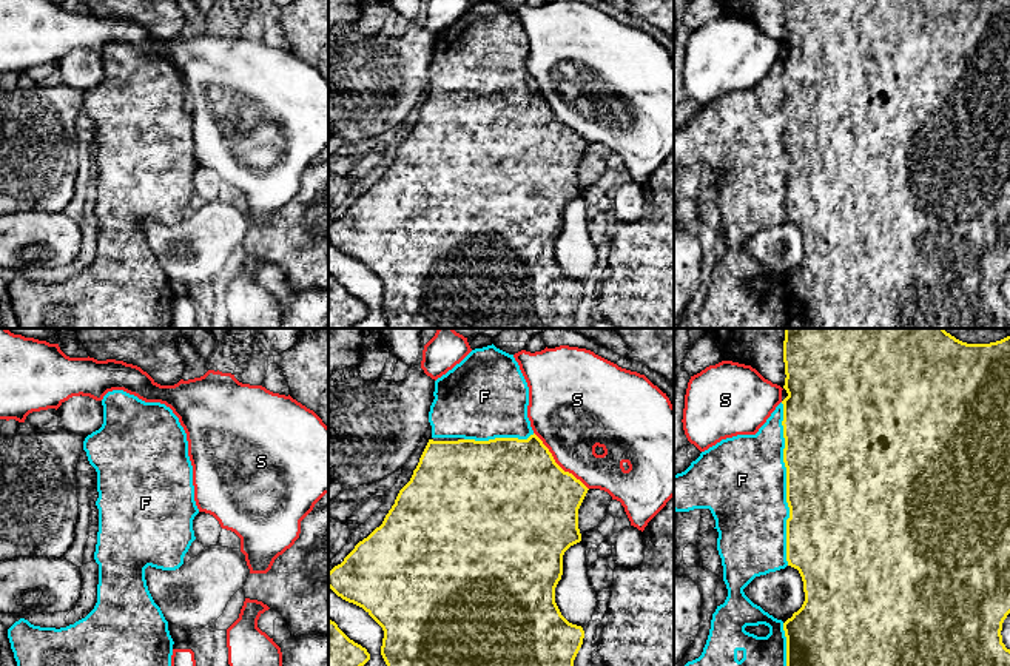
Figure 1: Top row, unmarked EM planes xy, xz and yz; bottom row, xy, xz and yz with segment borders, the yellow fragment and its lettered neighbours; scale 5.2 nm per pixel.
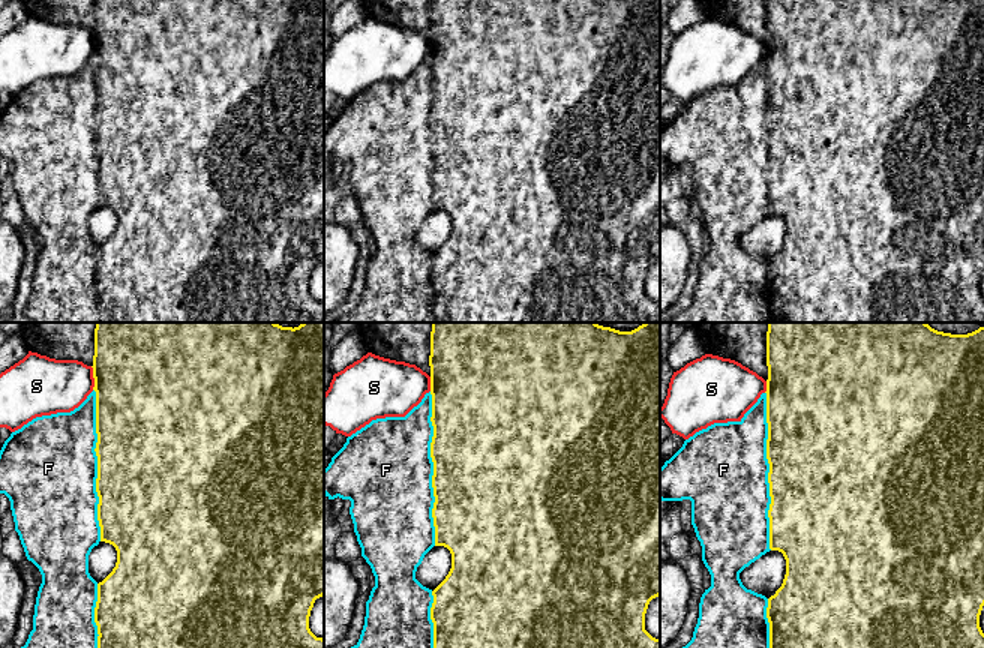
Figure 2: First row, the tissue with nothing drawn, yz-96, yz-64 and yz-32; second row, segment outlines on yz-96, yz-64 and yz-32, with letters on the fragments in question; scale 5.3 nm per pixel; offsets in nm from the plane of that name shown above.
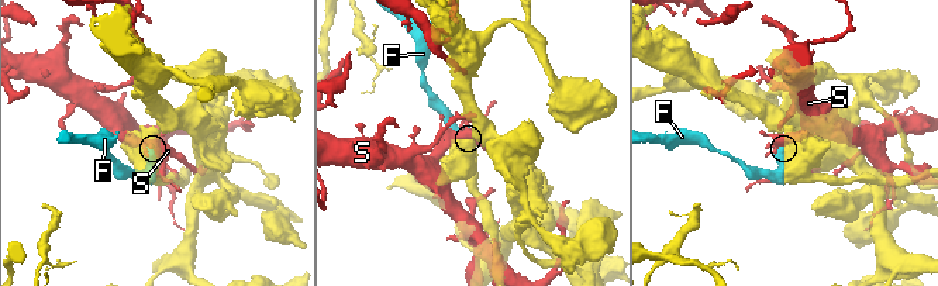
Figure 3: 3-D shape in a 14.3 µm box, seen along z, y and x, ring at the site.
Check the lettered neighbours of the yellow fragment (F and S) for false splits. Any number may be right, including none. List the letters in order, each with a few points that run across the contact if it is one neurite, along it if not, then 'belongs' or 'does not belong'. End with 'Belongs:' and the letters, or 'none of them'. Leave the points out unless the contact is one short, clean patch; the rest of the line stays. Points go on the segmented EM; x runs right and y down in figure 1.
F: belongs
S: does not belong
Belongs: F

